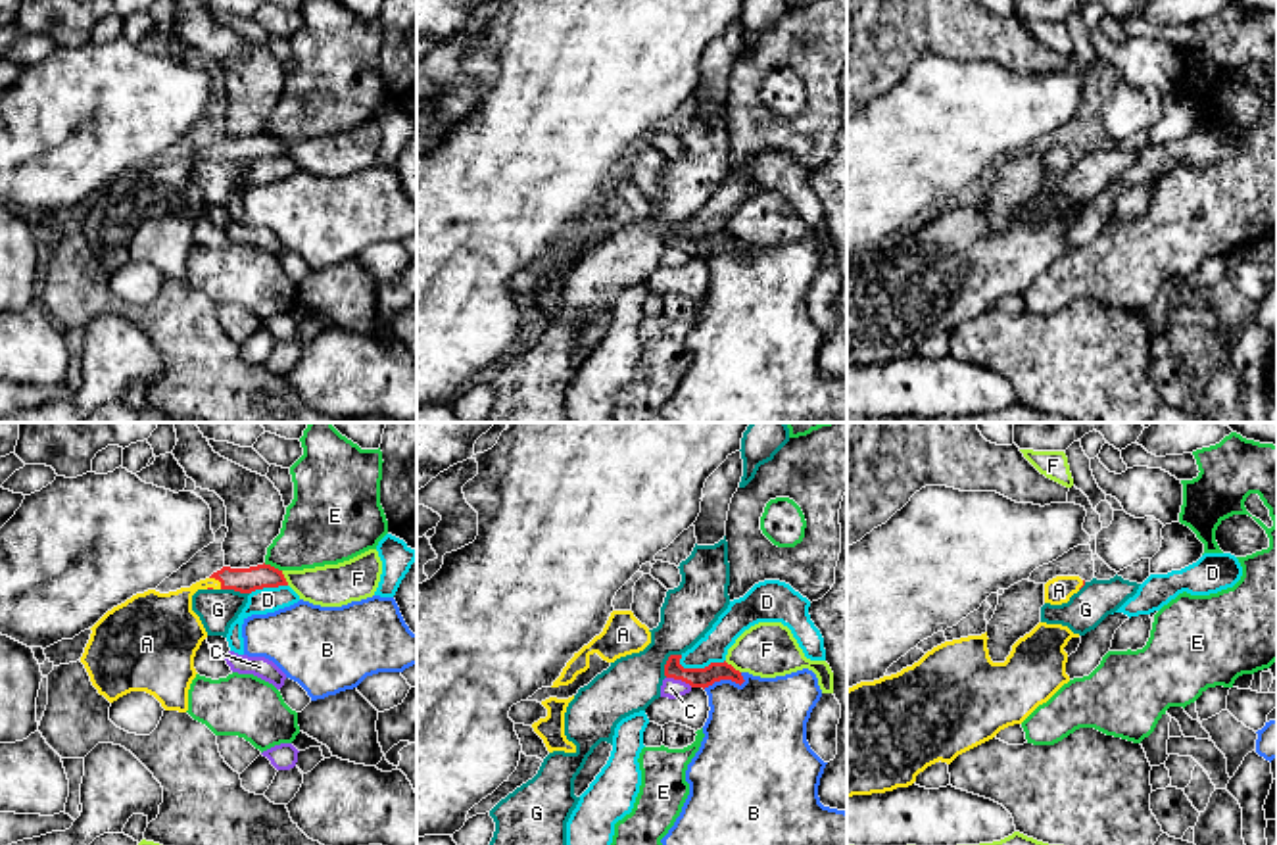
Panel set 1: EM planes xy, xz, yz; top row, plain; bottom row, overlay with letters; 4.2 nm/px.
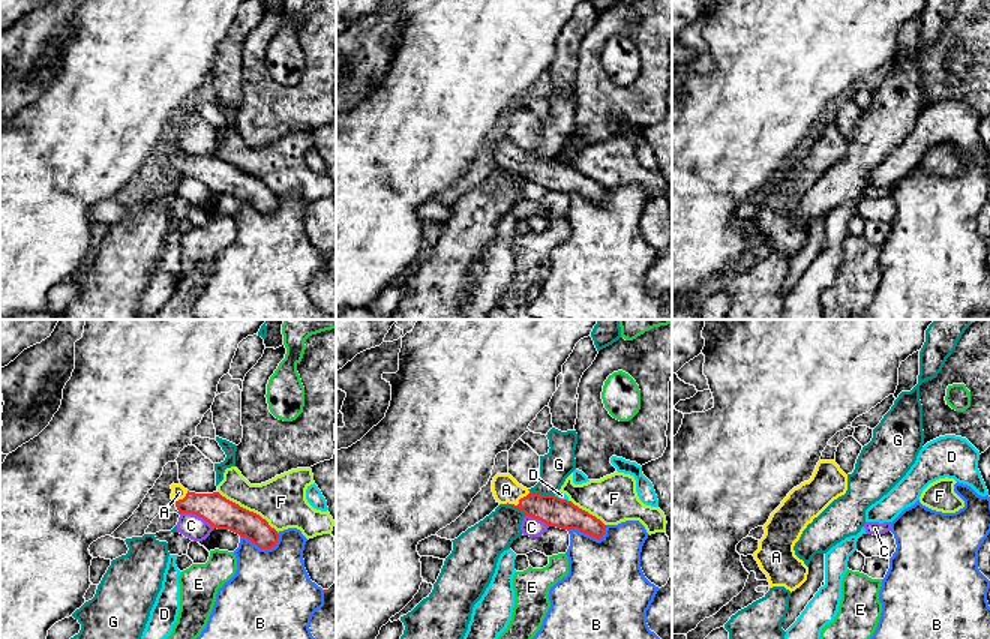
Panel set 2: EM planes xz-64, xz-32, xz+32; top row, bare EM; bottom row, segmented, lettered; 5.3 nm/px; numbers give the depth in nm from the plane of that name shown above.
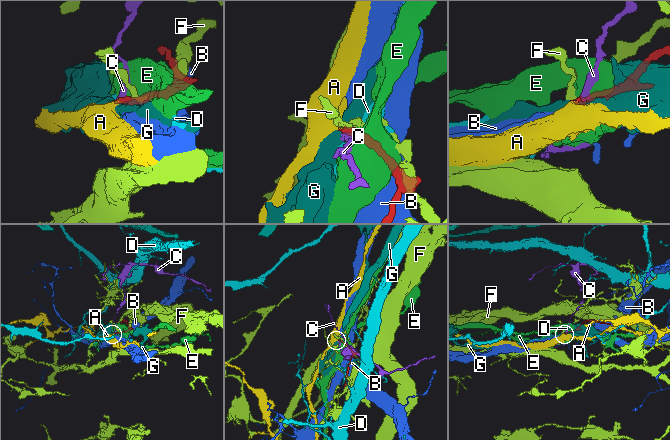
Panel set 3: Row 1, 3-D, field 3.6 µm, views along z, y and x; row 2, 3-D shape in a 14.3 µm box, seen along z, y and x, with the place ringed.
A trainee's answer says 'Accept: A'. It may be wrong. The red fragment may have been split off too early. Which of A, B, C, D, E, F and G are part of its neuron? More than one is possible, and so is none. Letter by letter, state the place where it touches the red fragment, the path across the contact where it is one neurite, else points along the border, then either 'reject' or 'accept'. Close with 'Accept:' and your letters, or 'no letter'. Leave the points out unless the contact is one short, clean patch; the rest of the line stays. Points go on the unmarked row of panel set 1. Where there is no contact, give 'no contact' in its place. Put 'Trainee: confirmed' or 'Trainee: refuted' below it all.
A: contact xy (217, 148); way xy (244, 150), (217, 148), (198, 154), (171, 187); accept
B: contact xz (724, 248); reject
C: contact xz (680, 248); border xz (667, 246), (680, 248), (692, 256); reject
D: contact xz (701, 239); border xz (724, 229), (703, 237), (682, 237), (678, 233); reject
E: contact xy (273, 137); reject
F: contact xz (730, 235); border xz (724, 231), (740, 242); reject
G: contact xz (667, 231); border xz (680, 223), (669, 227), (665, 246); reject
Accept: A
Trainee: confirmed

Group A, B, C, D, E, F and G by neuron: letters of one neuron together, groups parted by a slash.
A / B / C / D / E / F / G

